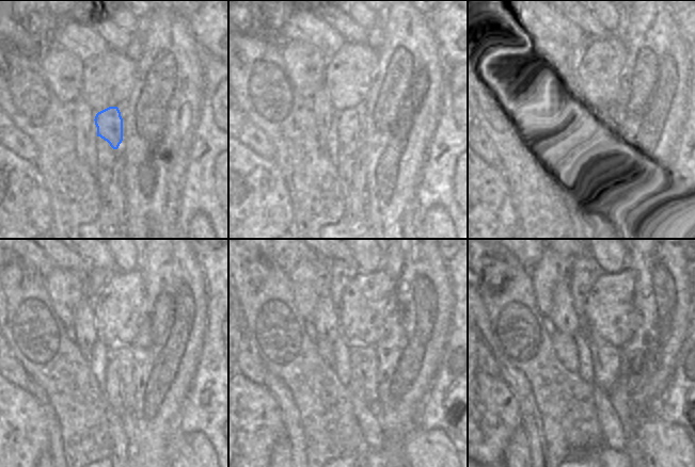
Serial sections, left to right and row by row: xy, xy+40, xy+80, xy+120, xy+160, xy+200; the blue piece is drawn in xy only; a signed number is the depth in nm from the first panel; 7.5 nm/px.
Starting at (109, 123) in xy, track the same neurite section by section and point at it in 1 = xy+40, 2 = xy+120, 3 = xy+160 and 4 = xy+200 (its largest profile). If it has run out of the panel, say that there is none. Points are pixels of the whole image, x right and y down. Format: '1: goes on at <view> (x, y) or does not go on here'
1: goes on at xy+40 (349, 129)
2: goes on at xy+120 (122, 401)
3: goes on at xy+160 (361, 398)
4: goes on at xy+200 (611, 425)

